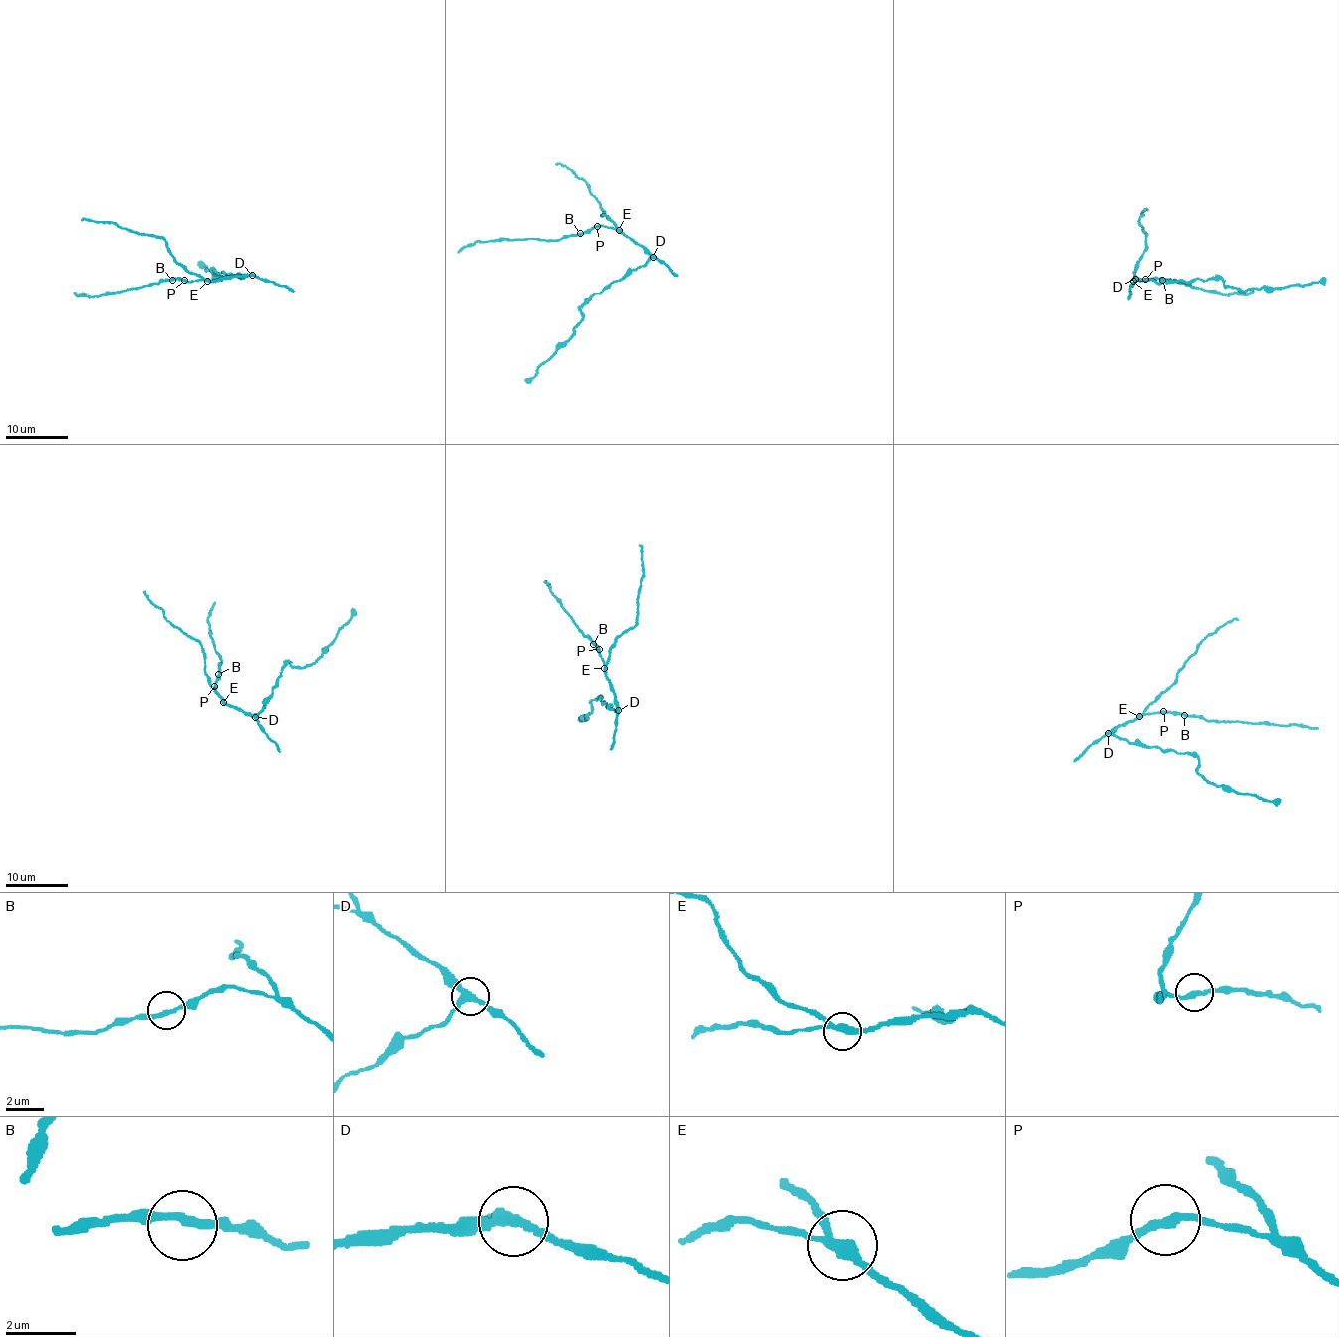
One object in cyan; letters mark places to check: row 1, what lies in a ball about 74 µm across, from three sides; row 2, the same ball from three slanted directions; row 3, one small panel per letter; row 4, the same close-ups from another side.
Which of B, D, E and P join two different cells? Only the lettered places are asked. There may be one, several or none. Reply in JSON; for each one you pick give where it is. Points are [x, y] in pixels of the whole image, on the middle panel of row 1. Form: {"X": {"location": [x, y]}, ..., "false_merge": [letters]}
{"D": {"location": [653, 257]}, "false_merge": ["D"]}

